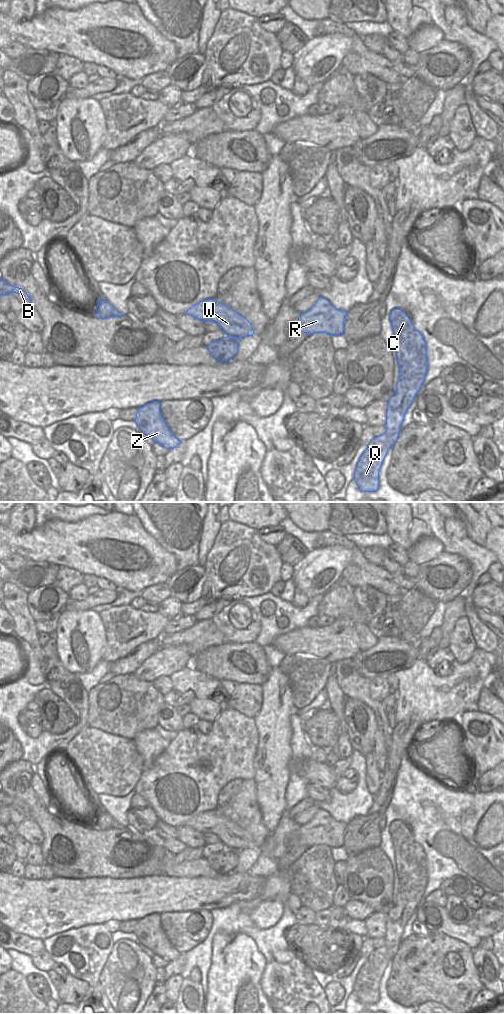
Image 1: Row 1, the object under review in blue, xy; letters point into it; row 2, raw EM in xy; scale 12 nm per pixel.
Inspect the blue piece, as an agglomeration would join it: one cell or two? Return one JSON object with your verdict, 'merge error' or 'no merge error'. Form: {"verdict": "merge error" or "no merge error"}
{"verdict": "merge error"}

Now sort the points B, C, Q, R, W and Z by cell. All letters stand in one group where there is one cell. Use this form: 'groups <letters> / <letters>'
groups B C Q R W / Z

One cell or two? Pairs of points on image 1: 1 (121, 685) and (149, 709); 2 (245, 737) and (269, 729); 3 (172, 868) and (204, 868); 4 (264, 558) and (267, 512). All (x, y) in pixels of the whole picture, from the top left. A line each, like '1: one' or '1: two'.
1: one
2: two
3: one
4: two

